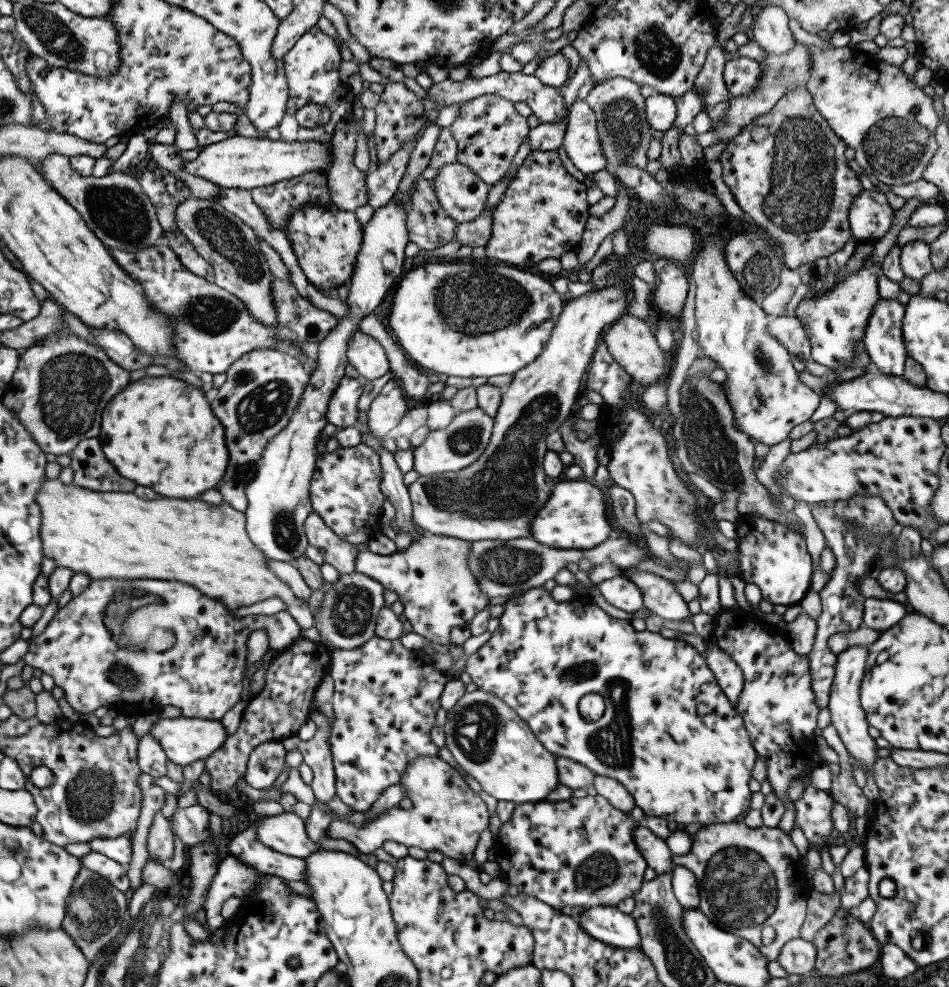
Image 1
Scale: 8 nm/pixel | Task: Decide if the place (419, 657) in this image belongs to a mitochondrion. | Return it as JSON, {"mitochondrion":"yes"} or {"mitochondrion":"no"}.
{"mitochondrion":"no"}

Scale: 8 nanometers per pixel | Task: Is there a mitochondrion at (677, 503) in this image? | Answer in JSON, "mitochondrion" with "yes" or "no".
{"mitochondrion":"yes"}

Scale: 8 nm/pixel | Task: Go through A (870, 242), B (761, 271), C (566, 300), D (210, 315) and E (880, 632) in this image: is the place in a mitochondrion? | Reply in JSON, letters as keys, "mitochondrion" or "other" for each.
{"A":"other","B":"mitochondrion","C":"other","D":"mitochondrion","E":"other"}

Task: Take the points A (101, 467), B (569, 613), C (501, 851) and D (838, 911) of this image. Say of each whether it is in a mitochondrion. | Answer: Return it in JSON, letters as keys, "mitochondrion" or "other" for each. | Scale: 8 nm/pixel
{"A":"other","B":"other","C":"other","D":"other"}

